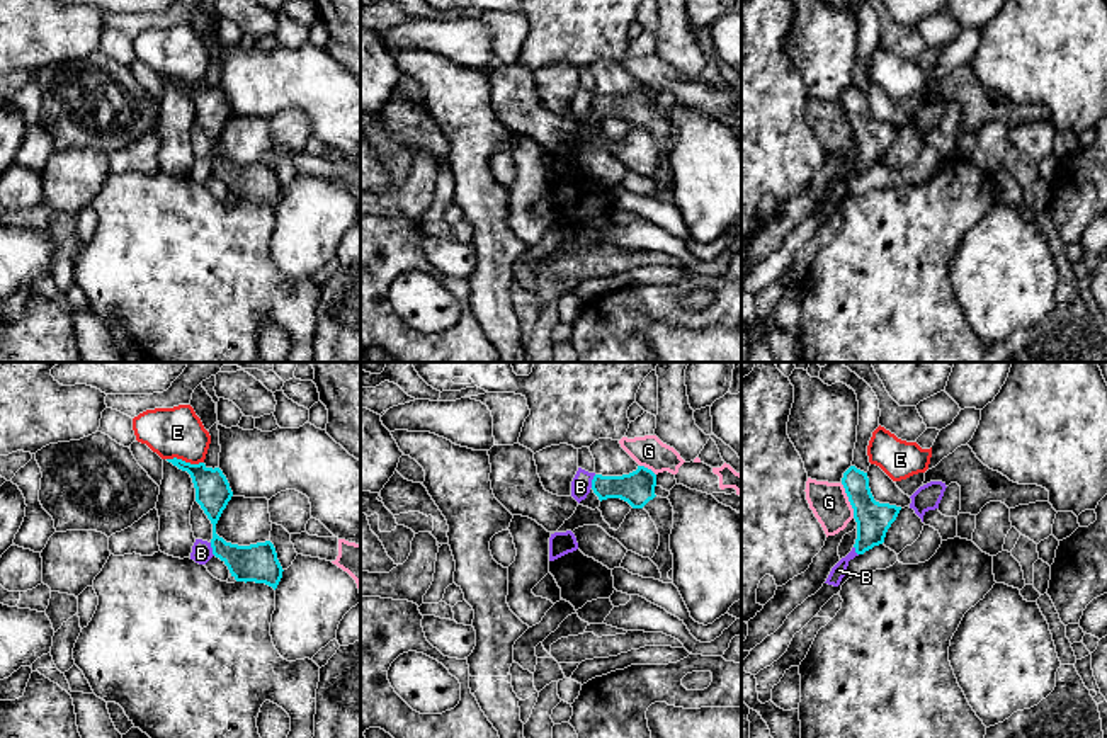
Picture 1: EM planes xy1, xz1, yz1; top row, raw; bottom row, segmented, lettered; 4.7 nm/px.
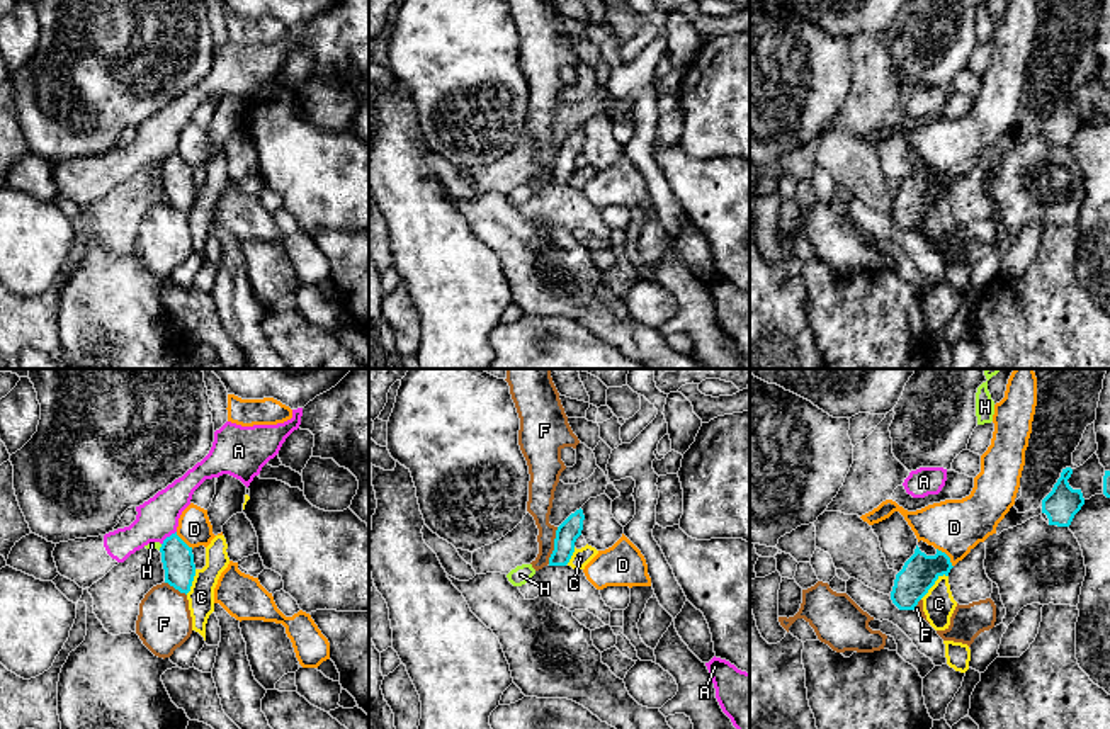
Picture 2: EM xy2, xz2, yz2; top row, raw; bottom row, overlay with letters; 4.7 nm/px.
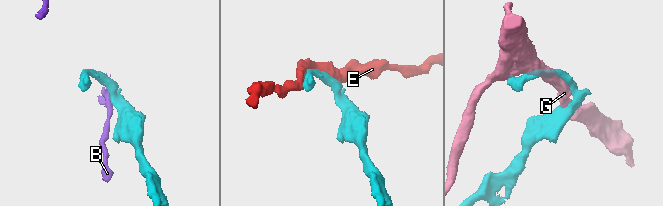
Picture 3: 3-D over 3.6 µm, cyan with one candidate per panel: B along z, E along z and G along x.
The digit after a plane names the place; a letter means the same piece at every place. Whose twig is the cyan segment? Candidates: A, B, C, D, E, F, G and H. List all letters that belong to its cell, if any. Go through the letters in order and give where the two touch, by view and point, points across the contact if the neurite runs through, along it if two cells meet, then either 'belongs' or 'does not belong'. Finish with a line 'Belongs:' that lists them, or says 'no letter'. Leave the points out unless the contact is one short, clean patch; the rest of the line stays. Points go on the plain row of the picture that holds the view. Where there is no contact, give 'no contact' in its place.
A: contact xy2 (167, 157); border xy2 (175, 150), (162, 163); does not belong
B: contact xy1 (213, 169); border xy1 (210, 162), (215, 174); does not belong
C: contact yz2 (934, 203); border yz2 (947, 194), (942, 194), (920, 218); does not belong
D: contact yz2 (947, 175); does not belong
E: contact xy1 (184, 80); does not belong
F: contact xz2 (554, 165); border xz2 (558, 146), (554, 169), (548, 182); does not belong
G: contact yz1 (849, 119); does not belong
H: contact xy2 (160, 167); does not belong
Belongs: no letter

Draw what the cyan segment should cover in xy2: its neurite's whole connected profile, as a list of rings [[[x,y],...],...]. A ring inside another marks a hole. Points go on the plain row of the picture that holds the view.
[[[175,151],[163,160],[160,172],[165,202],[187,214],[195,195],[192,167],[189,167]]]

